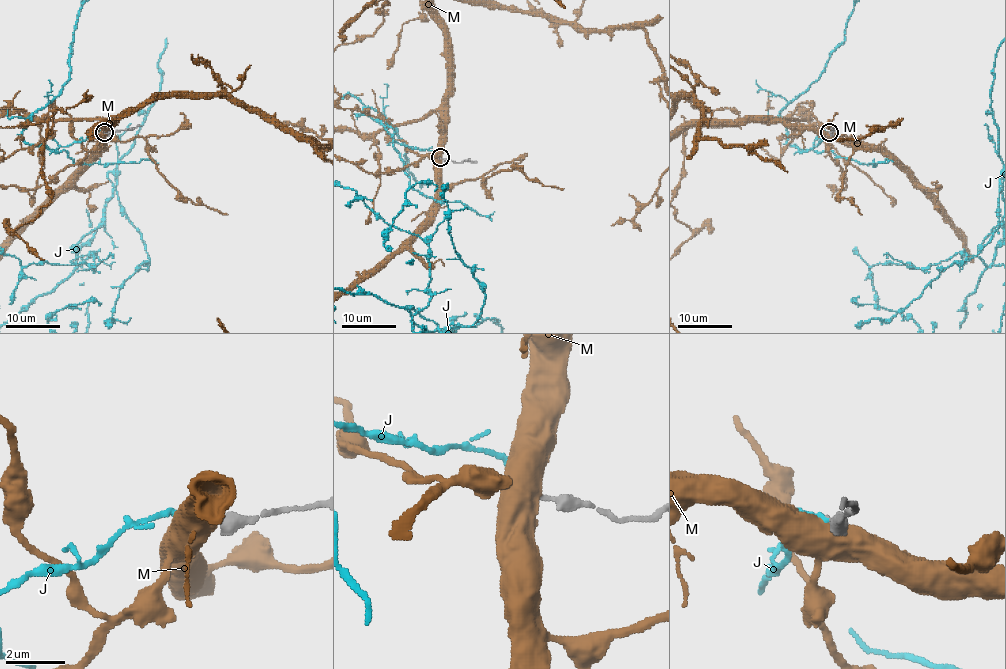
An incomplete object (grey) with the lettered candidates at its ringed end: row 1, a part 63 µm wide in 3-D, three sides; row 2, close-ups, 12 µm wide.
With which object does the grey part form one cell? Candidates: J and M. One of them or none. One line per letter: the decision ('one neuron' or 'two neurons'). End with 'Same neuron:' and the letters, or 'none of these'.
J: one neuron
M: two neurons
Same neuron: J

